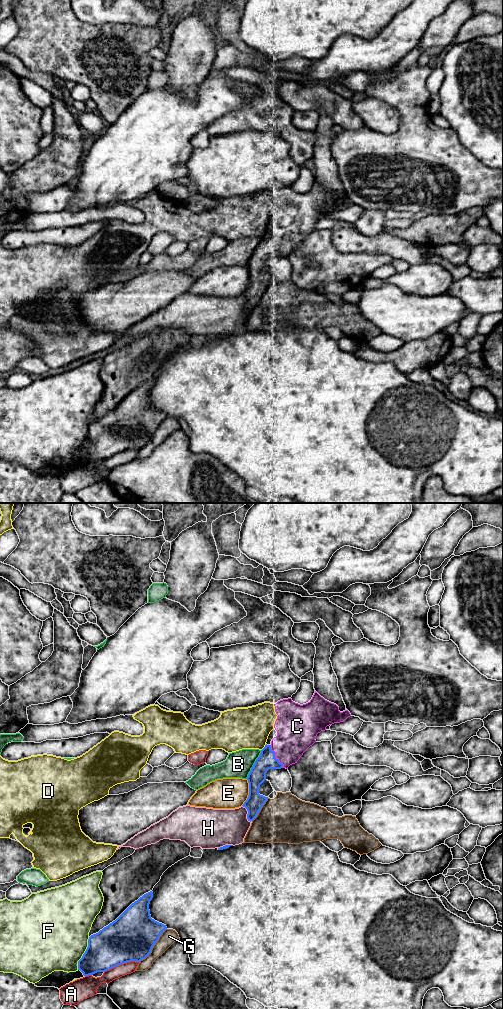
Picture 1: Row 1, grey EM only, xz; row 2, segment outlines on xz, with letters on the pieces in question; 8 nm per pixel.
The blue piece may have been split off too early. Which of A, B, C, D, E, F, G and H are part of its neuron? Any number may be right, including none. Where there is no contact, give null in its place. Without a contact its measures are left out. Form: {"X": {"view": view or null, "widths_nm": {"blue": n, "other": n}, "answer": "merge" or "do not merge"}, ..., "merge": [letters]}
{"A": {"view": "xz", "widths_nm": {"blue": 380, "other": 100}, "answer": "do not merge"}, "B": {"view": "xz", "widths_nm": {"blue": 140, "other": 220}, "answer": "do not merge"}, "C": {"view": "xz", "widths_nm": {"blue": 140, "other": 300}, "answer": "merge"}, "D": {"view": "xz", "widths_nm": {"blue": 140, "other": 340}, "answer": "do not merge"}, "E": {"view": "xz", "widths_nm": {"blue": 140, "other": 260}, "answer": "do not merge"}, "F": {"view": "xz", "widths_nm": {"blue": 320, "other": 480}, "answer": "do not merge"}, "G": {"view": "xz", "widths_nm": {"blue": 380, "other": 120}, "answer": "do not merge"}, "H": {"view": "xz", "widths_nm": {"blue": 140, "other": 300}, "answer": "do not merge"}, "merge": ["C"]}

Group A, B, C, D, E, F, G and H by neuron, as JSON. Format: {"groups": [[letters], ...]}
{"groups": [["A"], ["B"], ["C"], ["D"], ["E"], ["F"], ["G"], ["H"]]}

